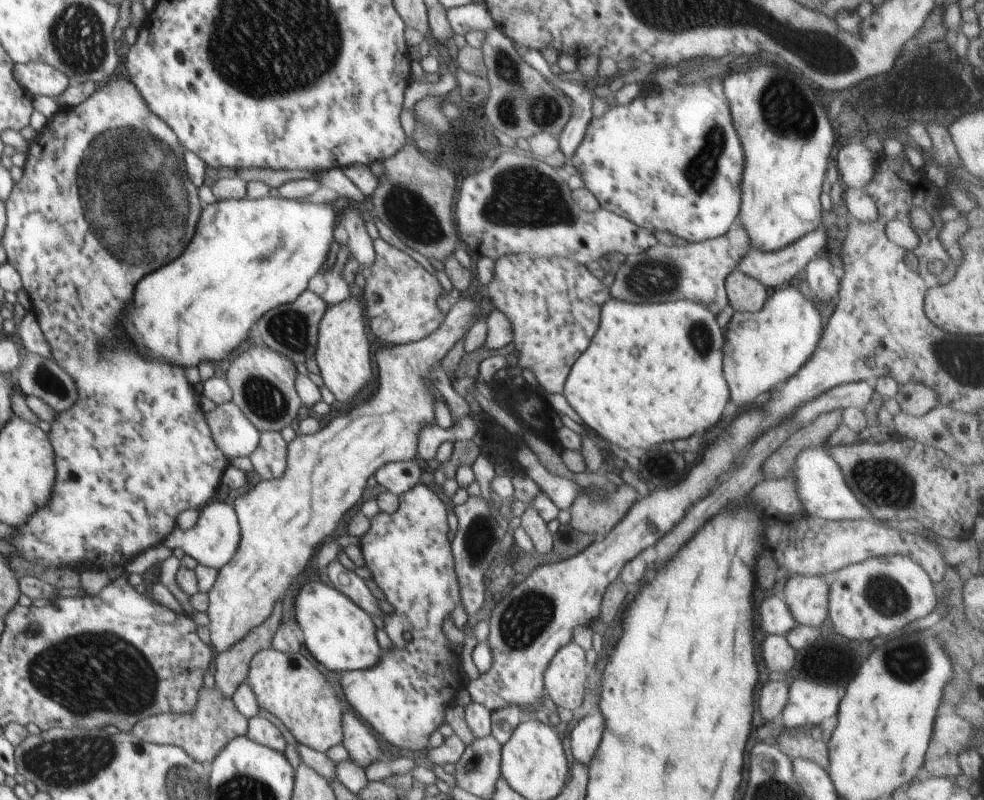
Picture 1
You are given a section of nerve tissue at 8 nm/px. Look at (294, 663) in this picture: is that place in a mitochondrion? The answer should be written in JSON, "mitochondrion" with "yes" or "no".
{"mitochondrion":"no"}

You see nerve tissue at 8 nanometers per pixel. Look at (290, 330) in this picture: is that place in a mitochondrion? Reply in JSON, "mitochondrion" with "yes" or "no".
{"mitochondrion":"yes"}

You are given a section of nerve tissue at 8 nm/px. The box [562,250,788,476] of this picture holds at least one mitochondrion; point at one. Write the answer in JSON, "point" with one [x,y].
{"point":[645,279]}

